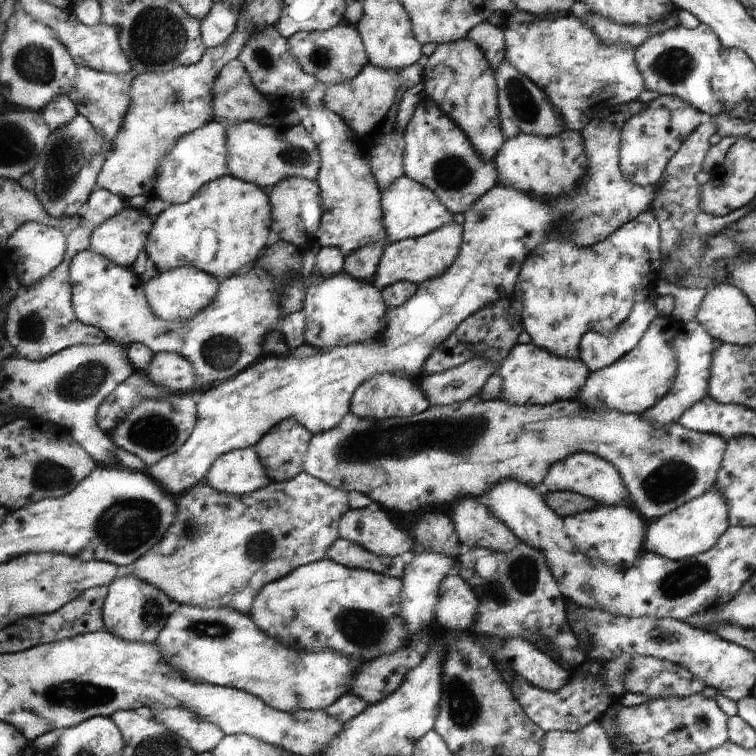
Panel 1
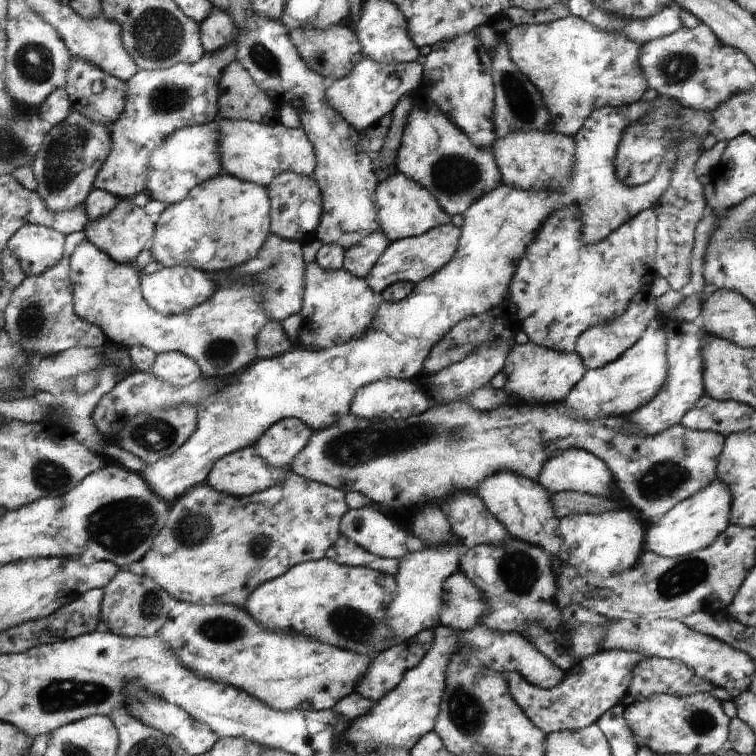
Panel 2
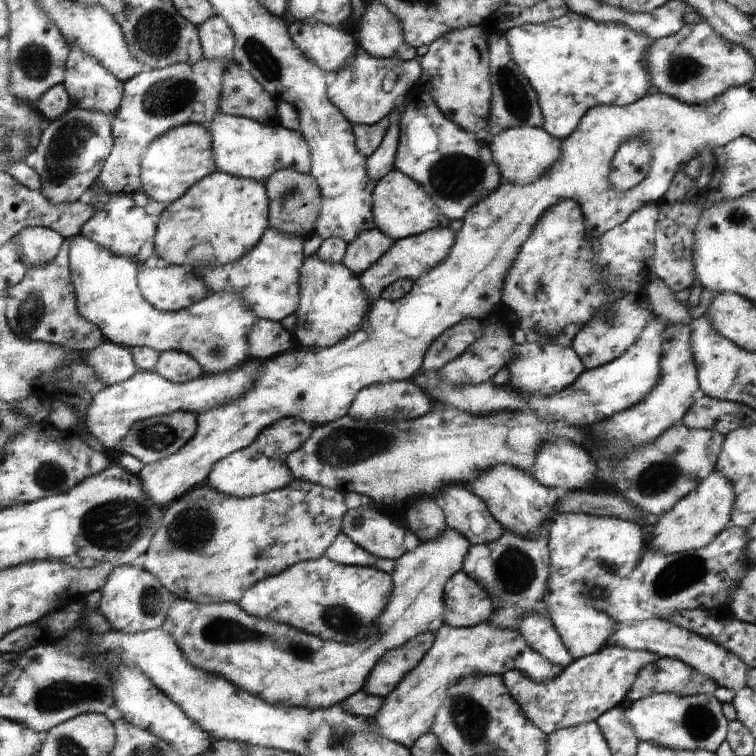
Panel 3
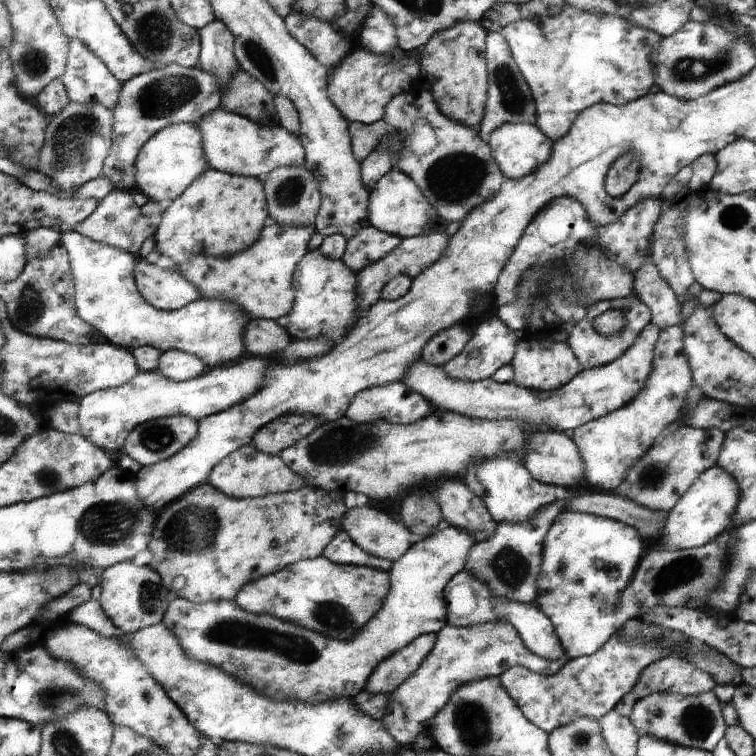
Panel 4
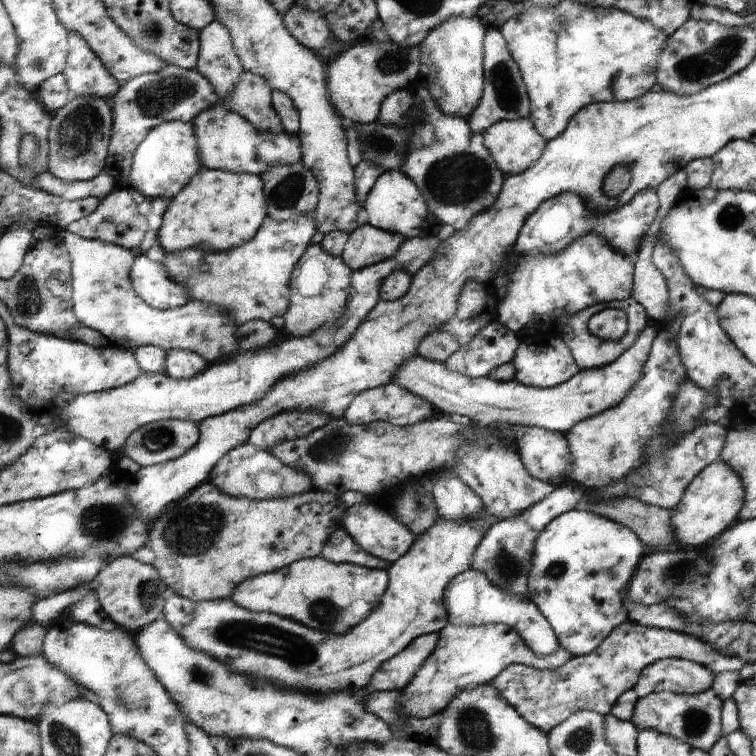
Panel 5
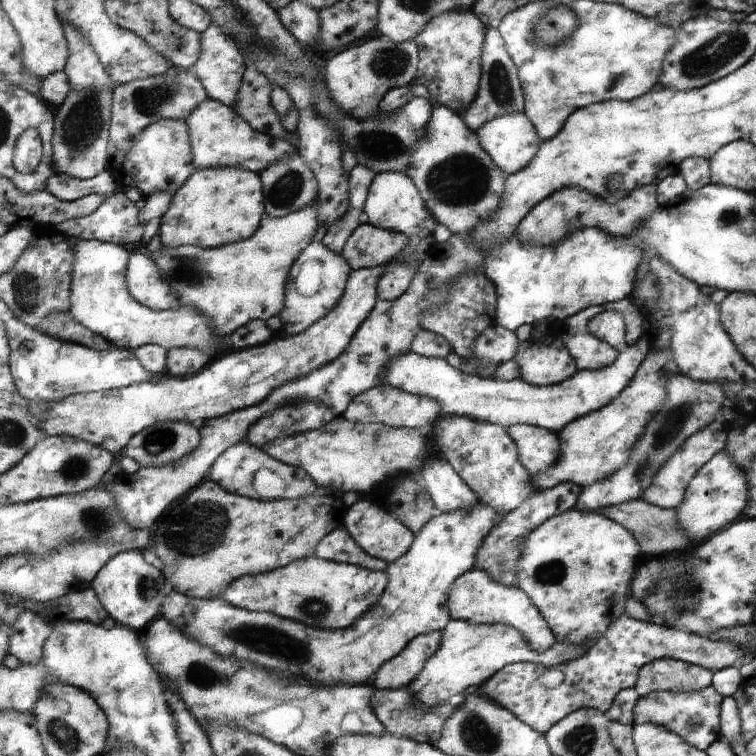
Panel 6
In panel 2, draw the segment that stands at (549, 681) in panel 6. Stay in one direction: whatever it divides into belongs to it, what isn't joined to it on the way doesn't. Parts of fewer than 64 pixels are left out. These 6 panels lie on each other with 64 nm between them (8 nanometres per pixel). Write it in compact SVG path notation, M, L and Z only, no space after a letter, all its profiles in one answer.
M599 650L594 655L577 660L565 673L565 679L557 687L549 689L530 684L526 677L514 671L505 674L505 677L513 699L533 724L548 735L558 731L582 730L589 724L596 723L606 711L616 707L625 698L633 680L633 671L645 658L639 652Z

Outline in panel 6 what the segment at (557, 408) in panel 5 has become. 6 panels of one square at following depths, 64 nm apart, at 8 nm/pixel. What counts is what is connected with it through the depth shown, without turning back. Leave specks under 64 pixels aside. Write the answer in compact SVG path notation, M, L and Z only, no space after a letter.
M604 310L588 322L588 330L620 353L616 362L596 371L578 371L564 383L538 386L520 379L503 381L490 377L470 376L449 364L446 359L420 356L413 350L401 354L386 368L386 383L390 391L412 393L441 404L442 415L467 416L472 420L486 421L508 429L515 424L534 425L550 432L560 432L574 420L608 406L633 382L640 366L648 358L652 342L644 336L639 342L627 345L624 339L626 326L620 312Z

